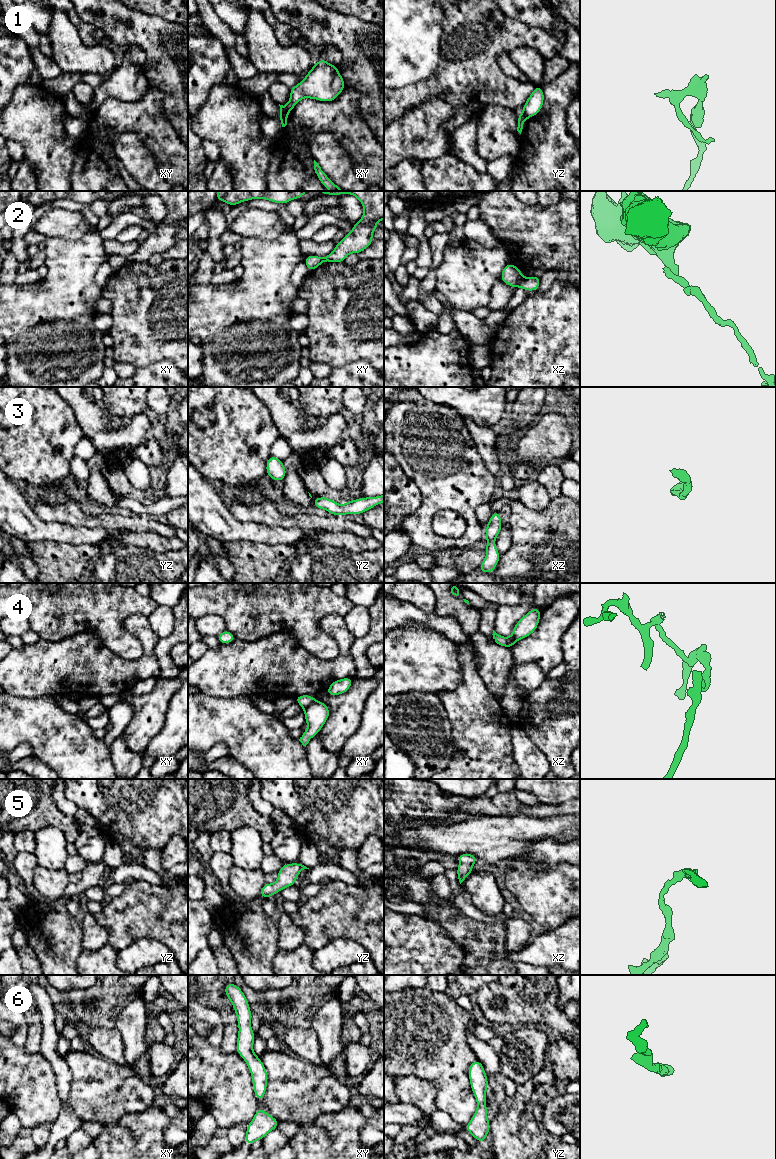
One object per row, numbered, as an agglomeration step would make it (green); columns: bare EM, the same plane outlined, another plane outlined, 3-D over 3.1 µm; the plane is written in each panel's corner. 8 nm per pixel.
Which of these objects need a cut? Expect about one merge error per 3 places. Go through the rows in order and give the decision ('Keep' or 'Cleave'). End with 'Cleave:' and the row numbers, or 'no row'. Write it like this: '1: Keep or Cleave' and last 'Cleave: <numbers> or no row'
1: Cleave
2: Cleave
3: Keep
4: Cleave
5: Keep
6: Keep
Cleave: 1, 2, 4

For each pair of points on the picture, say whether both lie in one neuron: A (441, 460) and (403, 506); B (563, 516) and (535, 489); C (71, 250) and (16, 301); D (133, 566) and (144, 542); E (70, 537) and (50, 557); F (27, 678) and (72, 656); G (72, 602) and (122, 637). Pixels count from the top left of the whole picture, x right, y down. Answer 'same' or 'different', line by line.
A: different
B: different
C: same
D: different
E: different
F: same
G: same

